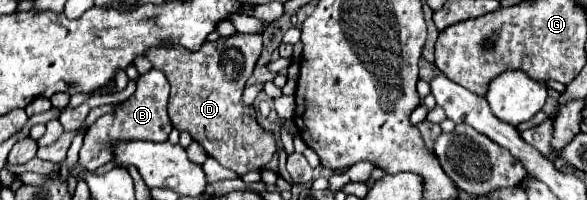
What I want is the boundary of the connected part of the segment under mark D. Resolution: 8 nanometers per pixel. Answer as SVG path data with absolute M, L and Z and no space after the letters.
M232 34L214 42L204 42L200 50L180 50L180 46L168 46L168 50L152 50L146 58L154 68L162 70L170 82L168 116L174 128L190 132L192 138L216 158L224 168L236 170L244 176L250 170L264 168L274 152L274 136L268 134L254 118L254 108L242 102L242 90L250 78L254 64L262 52L262 34Z

